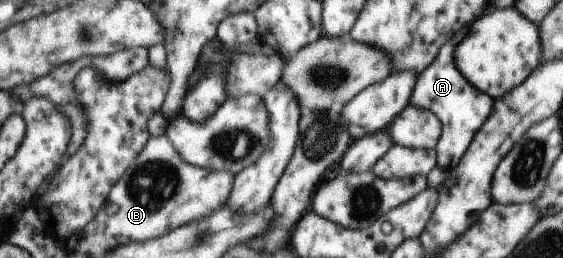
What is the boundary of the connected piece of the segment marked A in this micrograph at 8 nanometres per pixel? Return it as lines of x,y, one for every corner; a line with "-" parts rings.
466,25
459,32
455,32
453,38
440,48
435,61
429,63
427,68
417,74
416,86
412,92
412,98
409,99
409,105
427,109
440,119
440,123
443,125
442,134
433,149
436,152
436,167
447,173
460,162
461,156
469,148
473,136
491,114
493,106
493,98
488,93
479,92
474,86
471,86
456,68
456,58
454,57
456,48
467,34
467,30
469,28

